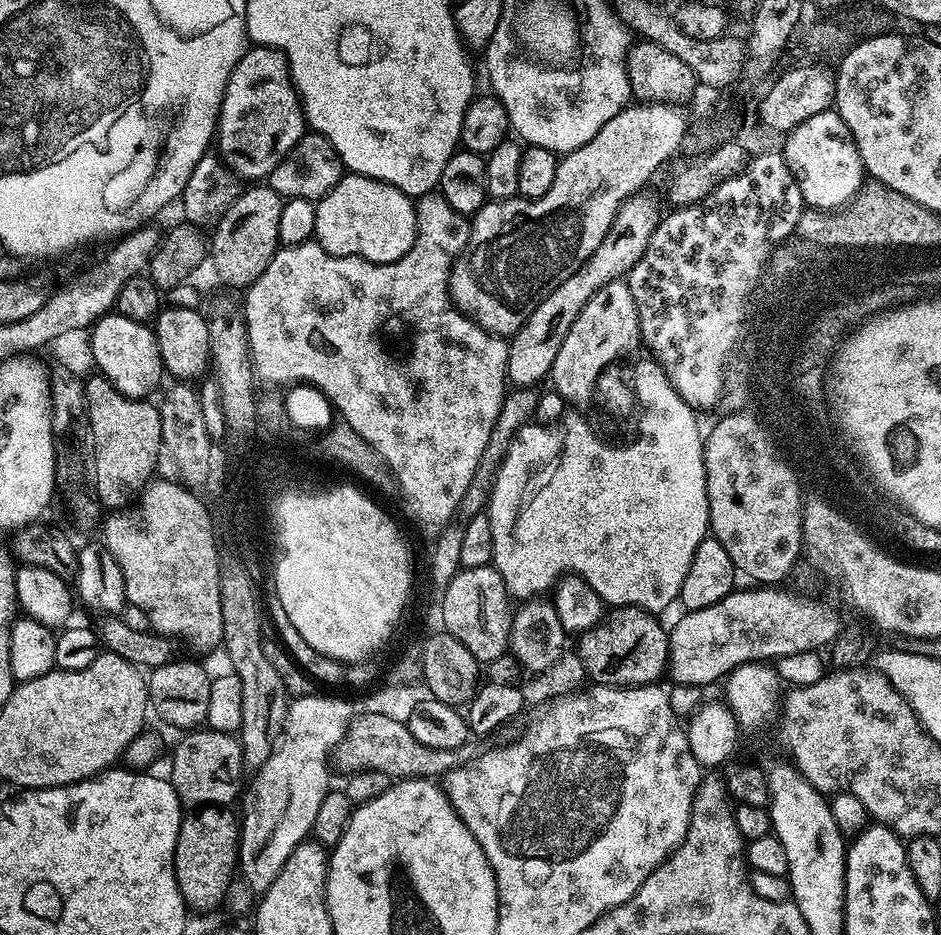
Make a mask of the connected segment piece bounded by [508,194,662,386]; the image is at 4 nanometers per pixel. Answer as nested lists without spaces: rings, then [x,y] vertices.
[[[633,194],[625,200],[618,210],[606,238],[602,238],[602,246],[590,254],[590,258],[562,286],[552,291],[543,302],[526,318],[526,322],[510,338],[508,346],[508,378],[516,386],[536,386],[540,379],[547,377],[554,366],[554,358],[558,358],[558,350],[562,350],[562,342],[566,339],[566,330],[574,326],[574,318],[582,314],[582,306],[606,286],[606,282],[627,277],[629,270],[642,258],[654,230],[660,225],[662,211],[652,196]]]

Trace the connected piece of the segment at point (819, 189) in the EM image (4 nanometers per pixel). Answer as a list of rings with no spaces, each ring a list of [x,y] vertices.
[[[835,110],[814,114],[783,137],[782,155],[798,182],[805,205],[821,210],[839,210],[859,190],[866,173],[854,138]]]

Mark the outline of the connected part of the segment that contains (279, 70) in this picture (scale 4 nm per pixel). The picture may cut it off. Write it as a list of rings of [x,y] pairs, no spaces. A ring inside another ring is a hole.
[[[264,45],[247,49],[236,64],[224,90],[217,120],[216,146],[221,159],[241,179],[265,179],[304,136],[303,105],[292,84],[283,52]]]

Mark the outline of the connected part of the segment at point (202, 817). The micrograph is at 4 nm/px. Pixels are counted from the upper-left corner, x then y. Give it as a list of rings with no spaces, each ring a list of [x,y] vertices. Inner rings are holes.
[[[205,804],[189,811],[181,819],[174,854],[174,870],[178,890],[193,913],[208,912],[211,908],[221,907],[225,903],[228,888],[237,875],[242,824],[236,821],[232,810],[228,806]]]

